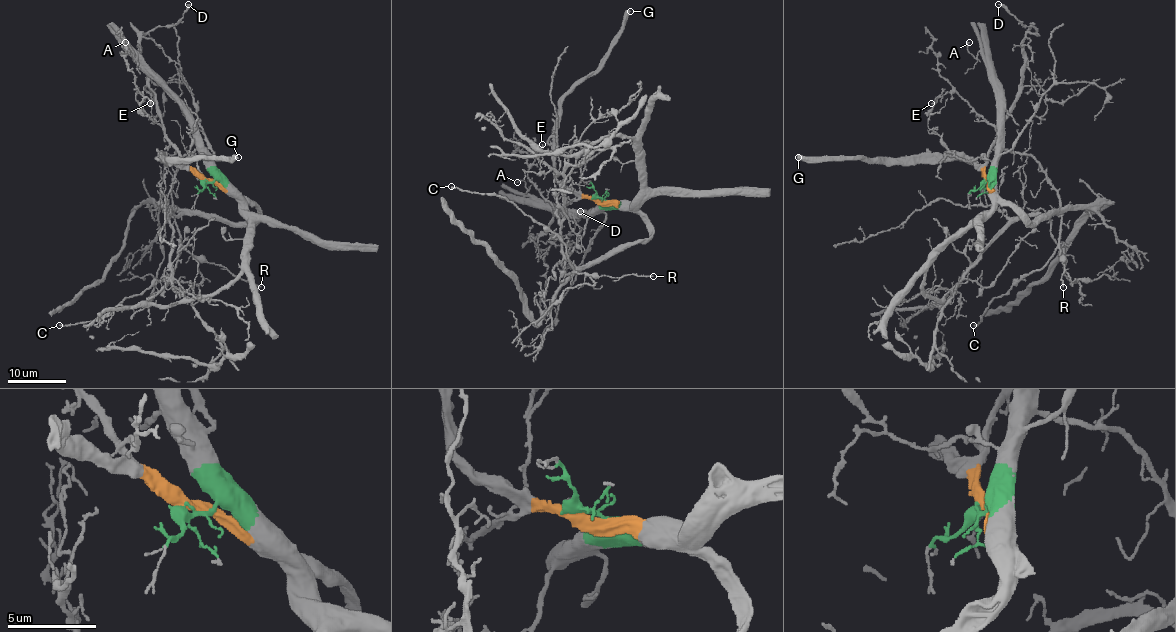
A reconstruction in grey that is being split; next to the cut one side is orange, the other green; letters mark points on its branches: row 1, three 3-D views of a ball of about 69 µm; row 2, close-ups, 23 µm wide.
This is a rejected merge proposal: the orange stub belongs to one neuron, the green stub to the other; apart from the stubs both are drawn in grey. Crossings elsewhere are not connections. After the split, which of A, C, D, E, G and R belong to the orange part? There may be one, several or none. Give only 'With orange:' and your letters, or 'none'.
With orange: D, E, G

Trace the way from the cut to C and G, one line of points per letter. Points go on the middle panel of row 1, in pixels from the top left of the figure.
C: (600, 198), (607, 202), (589, 217), (566, 259), (566, 274), (573, 271), (562, 241), (505, 198), (451, 186)
G: (600, 199), (570, 190), (556, 177), (554, 120), (559, 100), (597, 69), (621, 27), (623, 18), (630, 11)

